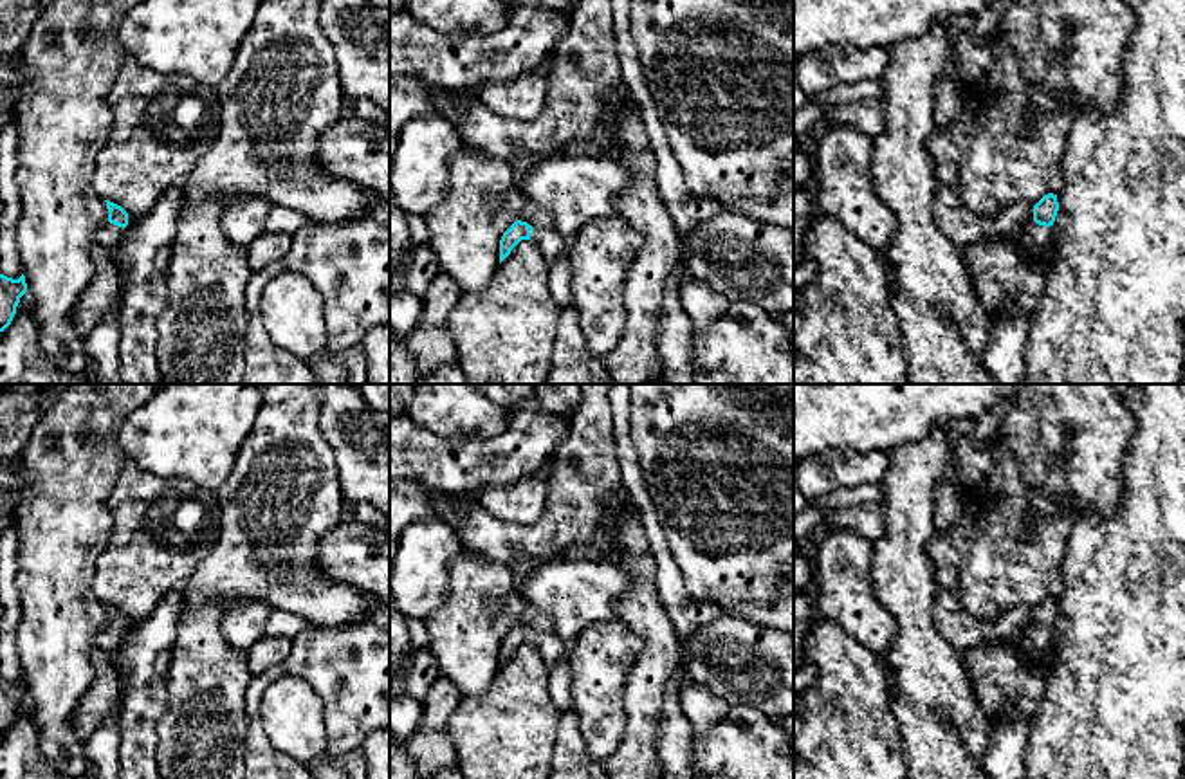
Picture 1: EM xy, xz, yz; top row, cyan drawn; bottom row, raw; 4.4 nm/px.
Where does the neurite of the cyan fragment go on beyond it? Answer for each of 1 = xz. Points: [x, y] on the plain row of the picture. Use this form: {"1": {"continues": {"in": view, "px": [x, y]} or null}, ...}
{"1": {"continues": {"in": "xz", "px": [551, 648]}}}

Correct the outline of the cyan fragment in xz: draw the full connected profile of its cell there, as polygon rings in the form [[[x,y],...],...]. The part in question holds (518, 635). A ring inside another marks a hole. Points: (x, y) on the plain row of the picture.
[[[516,624],[500,644],[500,667],[510,658],[510,655],[521,646],[534,646],[548,665],[557,665],[568,649],[557,637],[545,635]]]

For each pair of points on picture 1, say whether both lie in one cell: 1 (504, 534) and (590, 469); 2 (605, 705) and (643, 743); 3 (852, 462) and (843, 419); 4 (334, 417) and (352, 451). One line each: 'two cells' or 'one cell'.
1: one cell
2: two cells
3: two cells
4: one cell

